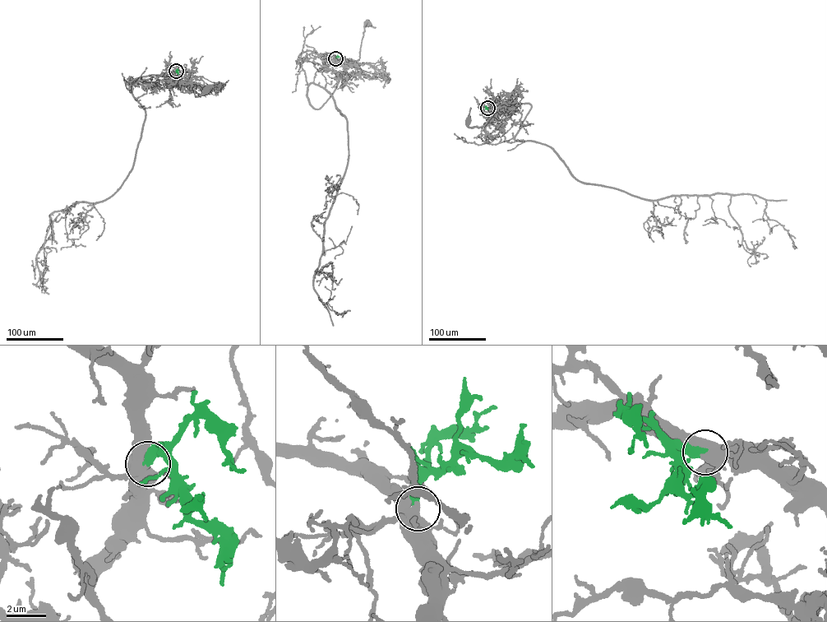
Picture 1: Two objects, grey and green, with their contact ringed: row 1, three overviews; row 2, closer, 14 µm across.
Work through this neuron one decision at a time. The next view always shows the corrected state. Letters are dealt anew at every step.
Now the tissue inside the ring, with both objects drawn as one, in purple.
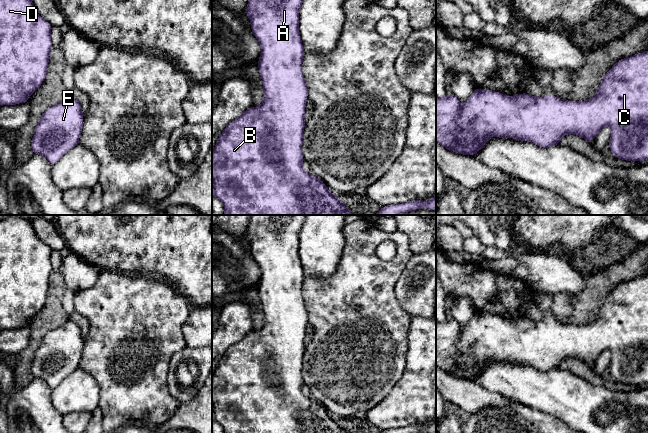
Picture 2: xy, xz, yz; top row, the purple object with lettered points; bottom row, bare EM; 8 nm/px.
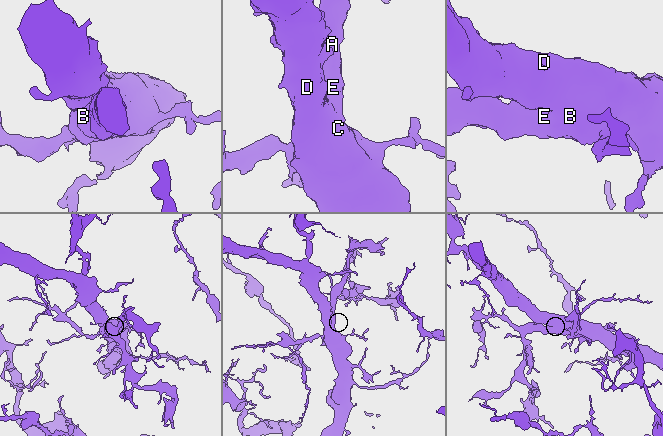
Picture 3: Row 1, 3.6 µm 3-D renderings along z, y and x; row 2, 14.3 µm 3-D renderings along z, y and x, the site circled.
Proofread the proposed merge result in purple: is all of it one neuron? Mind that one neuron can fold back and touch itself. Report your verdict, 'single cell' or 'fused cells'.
single cell

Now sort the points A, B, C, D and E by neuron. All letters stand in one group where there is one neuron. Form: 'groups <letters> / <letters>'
groups A B C D E

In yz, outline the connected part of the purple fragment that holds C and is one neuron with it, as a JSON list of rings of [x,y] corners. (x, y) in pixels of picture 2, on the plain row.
[[[648,275],[617,285],[605,298],[596,313],[596,319],[589,324],[567,325],[557,322],[554,318],[537,322],[528,317],[507,320],[501,316],[479,312],[475,312],[464,328],[452,317],[441,323],[436,321],[436,367],[449,375],[468,380],[478,377],[492,360],[511,361],[549,372],[559,369],[561,362],[566,358],[575,358],[592,366],[606,349],[611,352],[608,368],[614,381],[625,385],[648,384]]]

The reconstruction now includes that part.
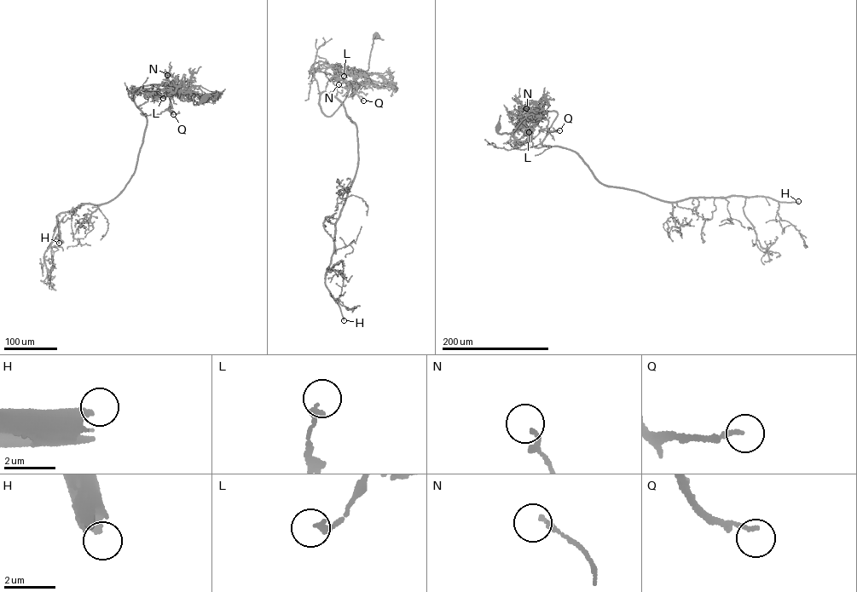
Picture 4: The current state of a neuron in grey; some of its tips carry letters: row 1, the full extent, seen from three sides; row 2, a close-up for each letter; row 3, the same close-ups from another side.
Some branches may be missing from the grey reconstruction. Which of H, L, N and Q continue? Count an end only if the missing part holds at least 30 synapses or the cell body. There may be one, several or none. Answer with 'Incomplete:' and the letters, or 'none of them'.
Incomplete: H

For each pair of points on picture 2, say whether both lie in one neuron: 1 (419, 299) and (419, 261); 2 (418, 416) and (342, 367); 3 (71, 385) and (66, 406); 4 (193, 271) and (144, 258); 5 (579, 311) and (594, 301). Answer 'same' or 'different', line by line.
1: same
2: different
3: same
4: same
5: same

